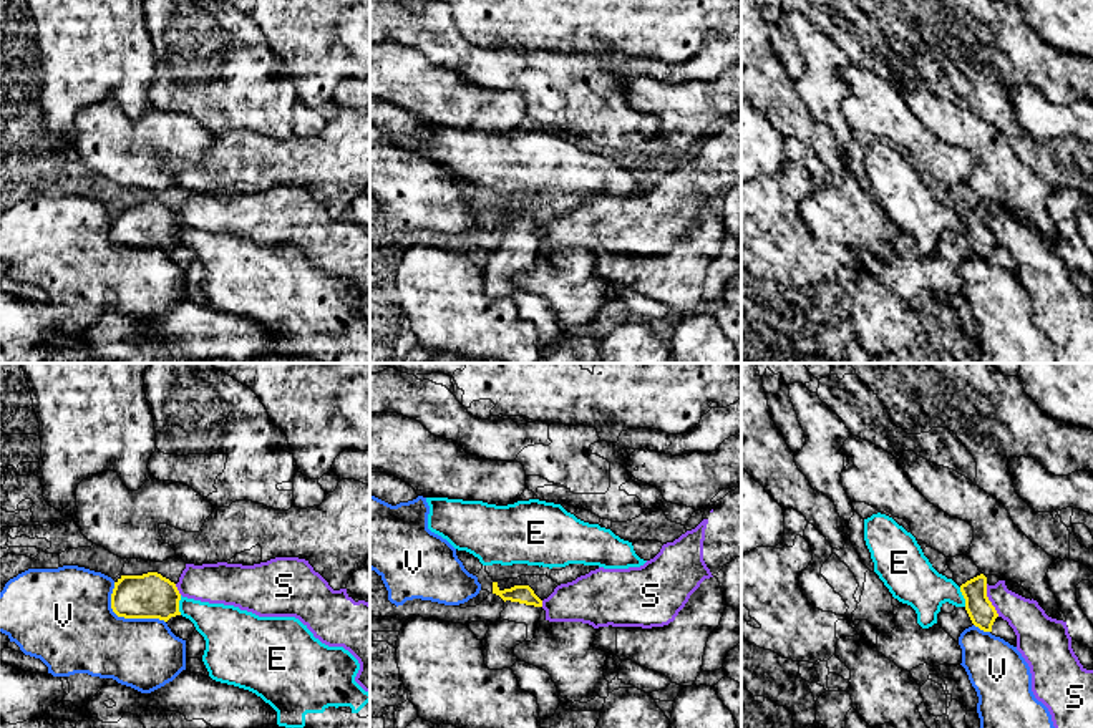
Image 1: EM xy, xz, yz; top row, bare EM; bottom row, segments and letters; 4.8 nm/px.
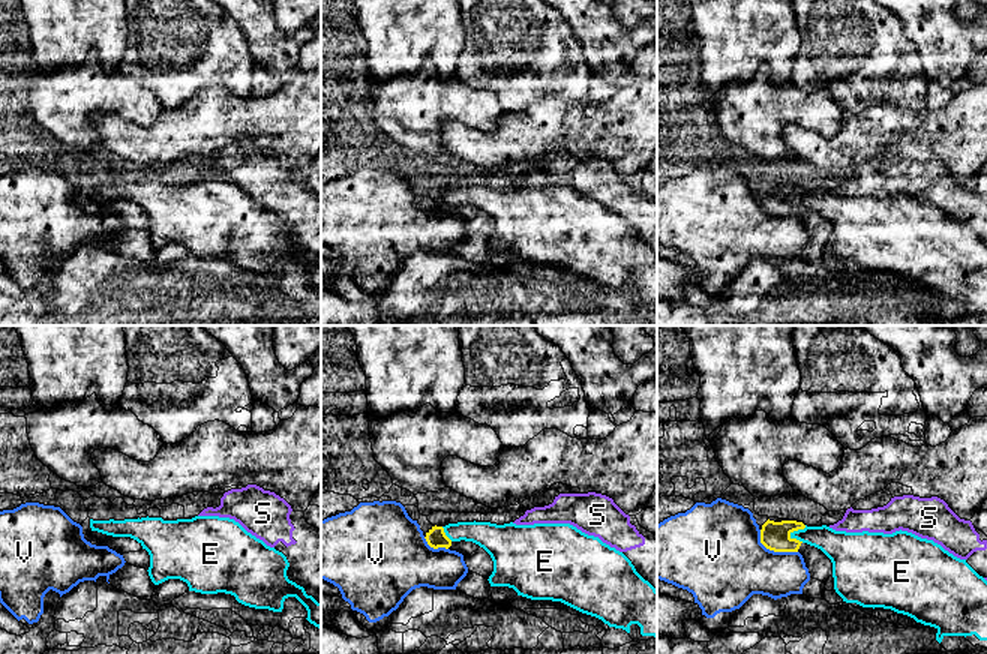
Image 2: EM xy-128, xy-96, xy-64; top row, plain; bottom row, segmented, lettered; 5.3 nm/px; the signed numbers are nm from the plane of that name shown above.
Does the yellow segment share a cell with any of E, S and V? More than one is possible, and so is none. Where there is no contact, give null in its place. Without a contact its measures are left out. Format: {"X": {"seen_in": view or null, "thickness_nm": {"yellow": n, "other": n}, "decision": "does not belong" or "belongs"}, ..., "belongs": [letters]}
{"E": {"seen_in": "xy", "thickness_nm": {"yellow": 220, "other": 220}, "decision": "does not belong"}, "S": {"seen_in": "yz", "thickness_nm": {"yellow": 130, "other": 180}, "decision": "does not belong"}, "V": {"seen_in": "xy", "thickness_nm": {"yellow": 220, "other": 420}, "decision": "does not belong"}, "belongs": []}

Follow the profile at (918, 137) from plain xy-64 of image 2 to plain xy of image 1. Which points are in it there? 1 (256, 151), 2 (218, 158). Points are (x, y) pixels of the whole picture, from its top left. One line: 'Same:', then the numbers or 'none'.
Same: 1, 2

